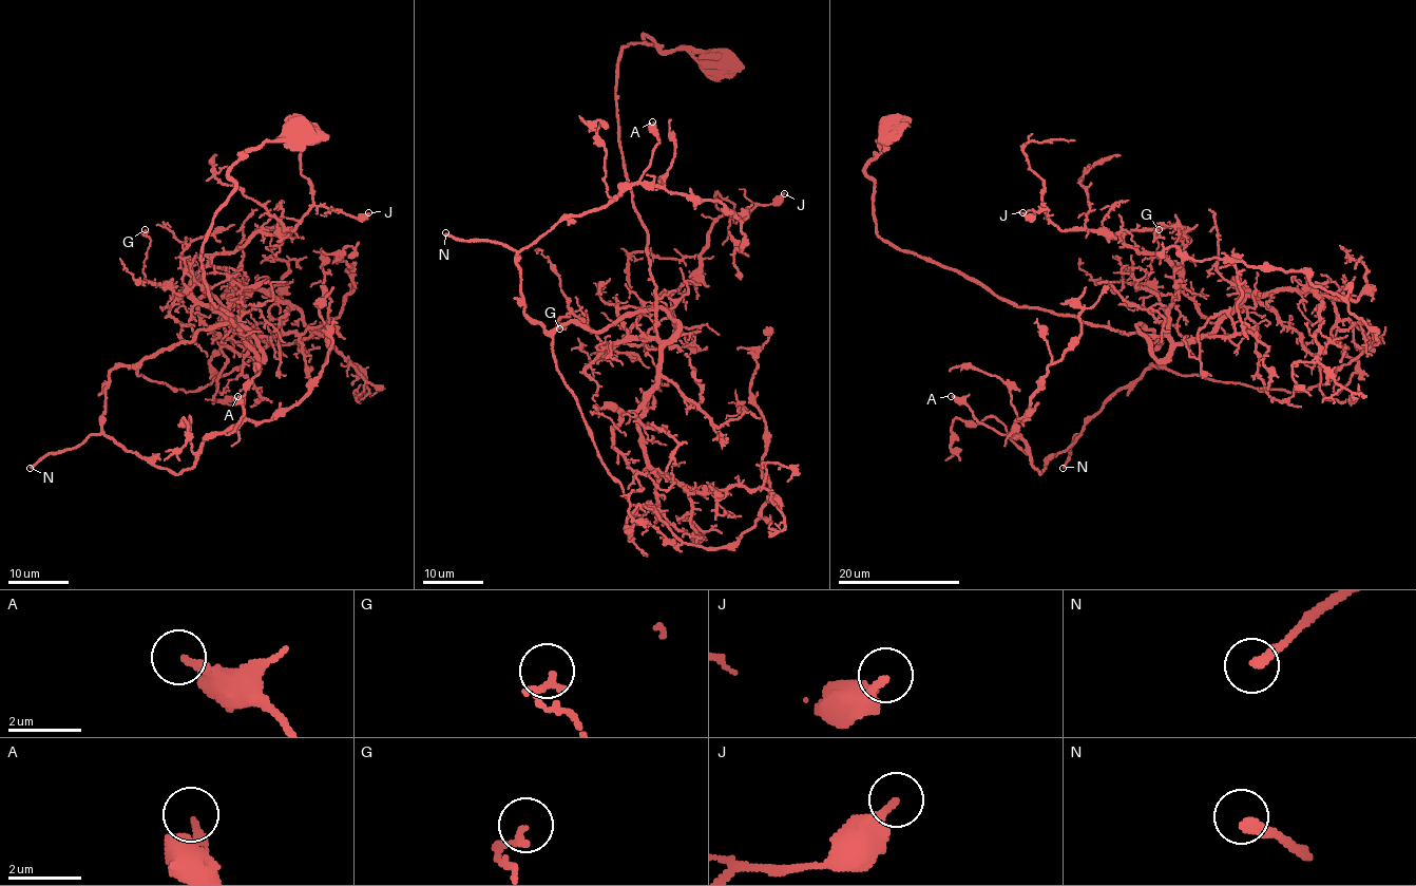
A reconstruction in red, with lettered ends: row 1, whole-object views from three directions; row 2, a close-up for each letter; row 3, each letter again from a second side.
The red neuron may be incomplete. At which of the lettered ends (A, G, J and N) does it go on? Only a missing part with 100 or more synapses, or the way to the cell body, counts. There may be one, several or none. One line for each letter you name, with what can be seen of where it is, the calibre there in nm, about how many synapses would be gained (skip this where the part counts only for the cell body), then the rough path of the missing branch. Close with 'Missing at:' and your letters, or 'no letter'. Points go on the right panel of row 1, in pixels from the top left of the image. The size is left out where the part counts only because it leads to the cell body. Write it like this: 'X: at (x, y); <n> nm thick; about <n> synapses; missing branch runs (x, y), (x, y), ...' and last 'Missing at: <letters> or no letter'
N: at (1063, 468); 280 nm thick; about 200 synapses; missing branch runs (1063, 468), (1047, 492), (1039, 440), (1049, 435), (1064, 357), (1102, 308), (1251, 297)
Missing at: N

